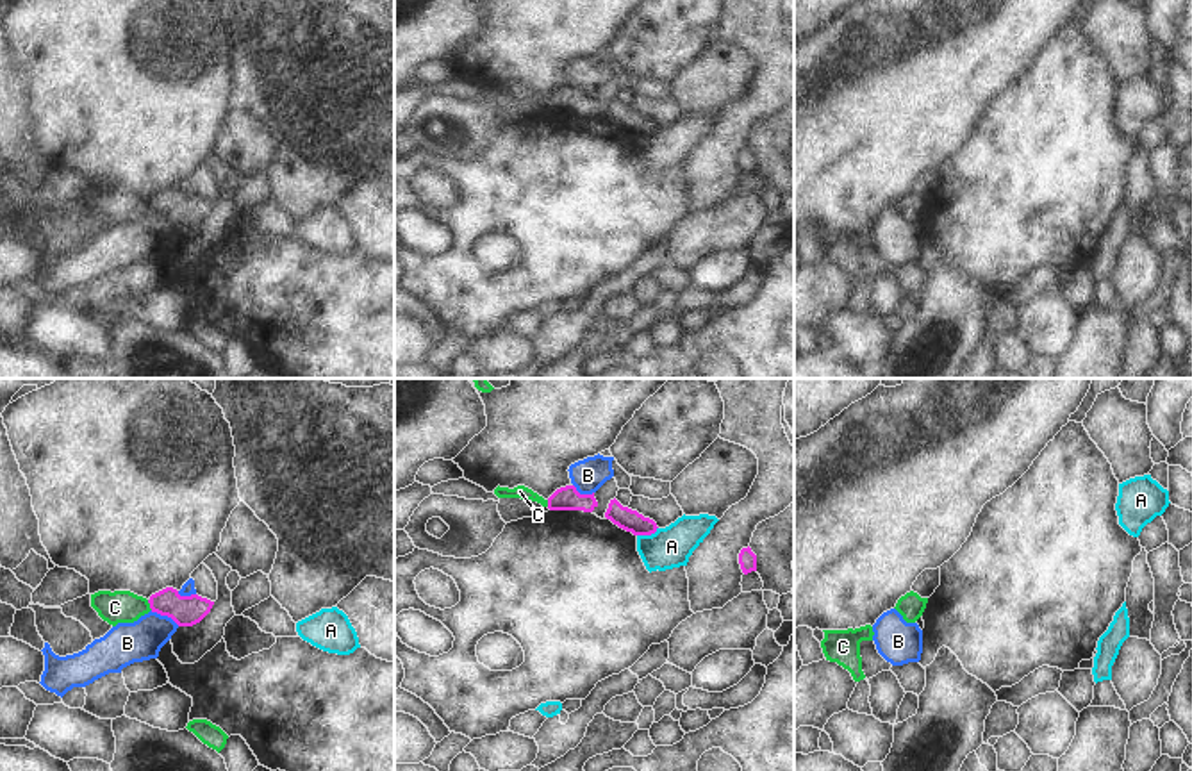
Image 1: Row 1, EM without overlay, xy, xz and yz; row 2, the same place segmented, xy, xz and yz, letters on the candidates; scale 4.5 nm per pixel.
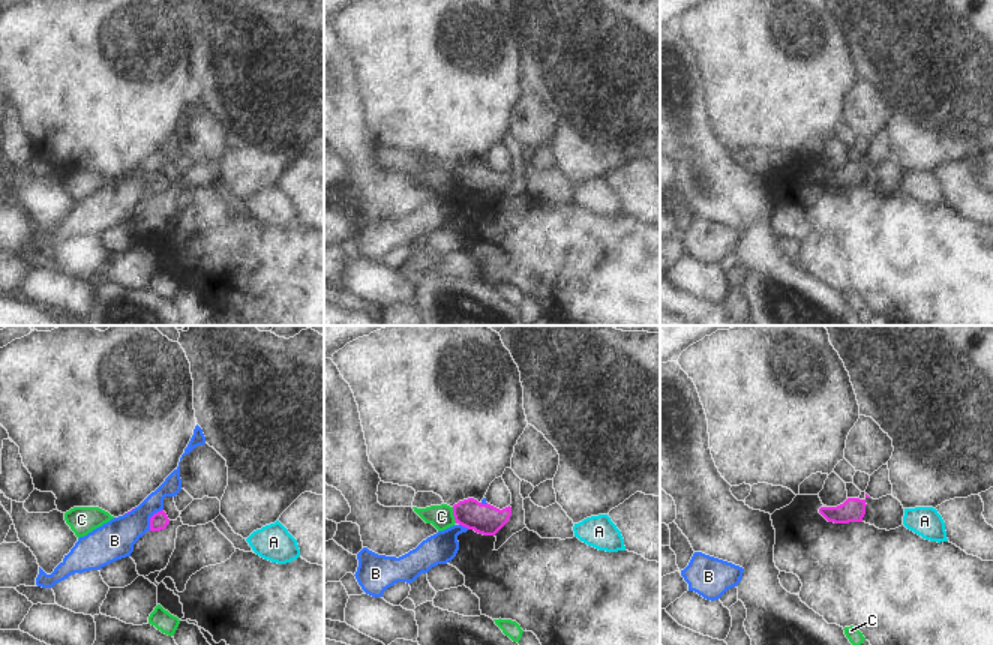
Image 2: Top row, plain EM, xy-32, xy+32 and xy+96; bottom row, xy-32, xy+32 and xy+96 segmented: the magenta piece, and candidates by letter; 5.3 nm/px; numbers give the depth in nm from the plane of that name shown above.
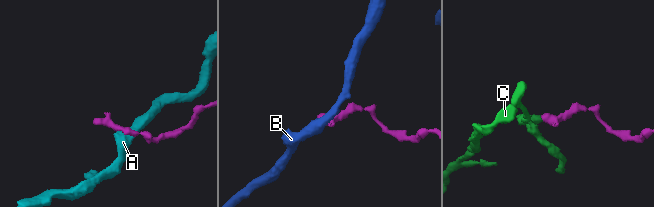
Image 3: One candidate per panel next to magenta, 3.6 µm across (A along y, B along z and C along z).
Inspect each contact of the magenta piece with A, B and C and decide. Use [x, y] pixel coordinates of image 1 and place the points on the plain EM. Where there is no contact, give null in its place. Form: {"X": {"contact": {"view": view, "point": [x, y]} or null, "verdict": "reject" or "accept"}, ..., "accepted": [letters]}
{"A": {"contact": {"view": "xz", "point": [648, 134]}, "verdict": "reject"}, "B": {"contact": {"view": "xy", "point": [165, 215]}, "verdict": "reject"}, "C": {"contact": {"view": "xy", "point": [150, 206]}, "verdict": "reject"}, "accepted": []}

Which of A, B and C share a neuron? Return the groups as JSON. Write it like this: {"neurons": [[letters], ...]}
{"neurons": [["A"], ["B"], ["C"]]}

